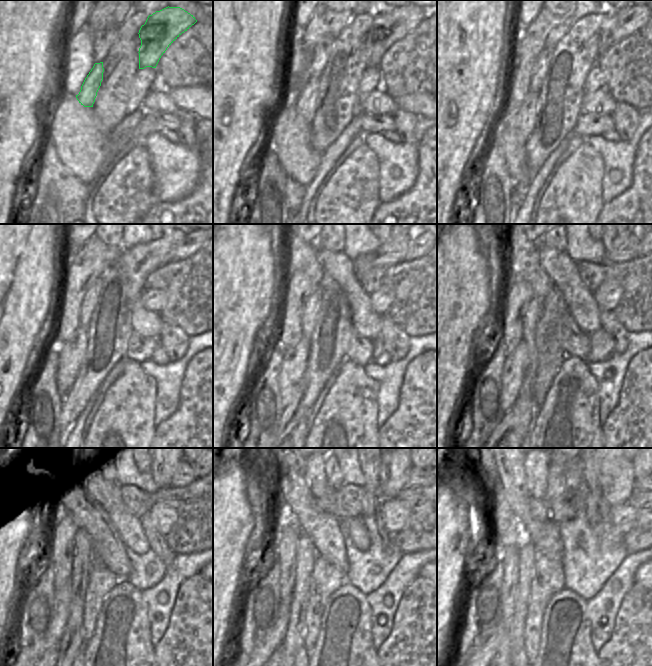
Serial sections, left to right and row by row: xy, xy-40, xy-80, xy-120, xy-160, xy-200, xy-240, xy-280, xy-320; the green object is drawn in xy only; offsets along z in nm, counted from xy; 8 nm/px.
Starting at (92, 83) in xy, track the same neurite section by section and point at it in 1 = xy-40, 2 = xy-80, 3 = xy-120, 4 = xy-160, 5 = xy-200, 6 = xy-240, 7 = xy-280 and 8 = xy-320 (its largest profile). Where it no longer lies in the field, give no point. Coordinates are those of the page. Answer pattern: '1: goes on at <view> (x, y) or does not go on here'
1: goes on at xy-40 (306, 104)
2: goes on at xy-80 (523, 119)
3: goes on at xy-120 (71, 353)
4: goes on at xy-160 (295, 360)
5: goes on at xy-200 (514, 367)
6: goes on at xy-240 (63, 594)
7: goes on at xy-280 (265, 645)
8: goes on at xy-320 (483, 649)

